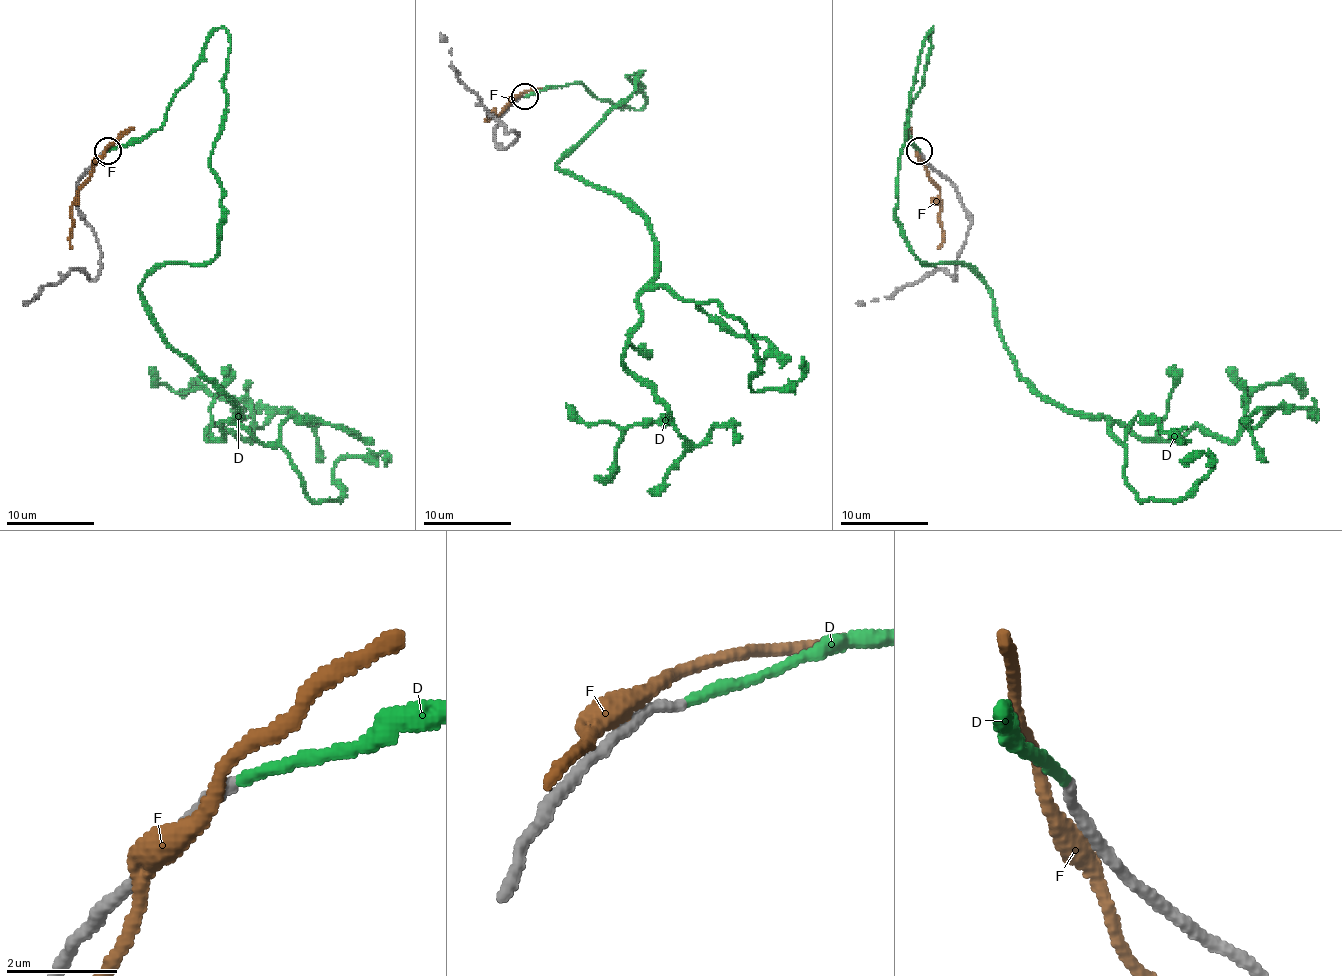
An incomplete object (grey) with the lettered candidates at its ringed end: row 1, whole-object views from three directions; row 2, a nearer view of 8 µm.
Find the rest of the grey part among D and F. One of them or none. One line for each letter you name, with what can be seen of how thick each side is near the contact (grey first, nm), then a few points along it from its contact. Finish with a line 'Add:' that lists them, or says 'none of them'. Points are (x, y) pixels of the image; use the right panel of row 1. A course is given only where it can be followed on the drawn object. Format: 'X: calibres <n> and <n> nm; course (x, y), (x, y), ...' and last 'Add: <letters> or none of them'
D: calibres 220 and 200 nm; course (920, 151), (933, 28), (895, 222), (986, 285), (1043, 398), (1230, 440), (1228, 367)
Add: D

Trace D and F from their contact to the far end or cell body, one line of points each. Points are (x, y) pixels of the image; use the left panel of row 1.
D: (107, 151), (224, 28), (219, 252), (140, 285), (237, 411), (206, 437), (252, 435), (149, 367)
F: (98, 158), (89, 180), (78, 191), (69, 228), (72, 248)

